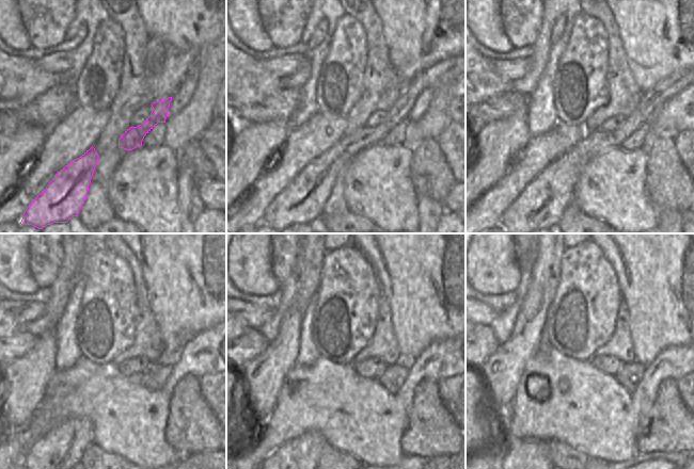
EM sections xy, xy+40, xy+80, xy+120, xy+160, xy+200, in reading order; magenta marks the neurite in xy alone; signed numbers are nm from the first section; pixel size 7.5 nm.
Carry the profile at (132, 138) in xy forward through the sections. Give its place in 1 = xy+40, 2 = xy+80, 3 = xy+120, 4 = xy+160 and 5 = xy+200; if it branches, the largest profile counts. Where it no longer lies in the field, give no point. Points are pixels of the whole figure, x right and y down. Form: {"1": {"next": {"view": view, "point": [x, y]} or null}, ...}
{"1": {"next": {"view": "xy+40", "point": [302, 200]}}, "2": {"next": {"view": "xy+80", "point": [541, 204]}}, "3": {"next": {"view": "xy+120", "point": [59, 450]}}, "4": {"next": {"view": "xy+160", "point": [304, 450]}}, "5": {"next": {"view": "xy+200", "point": [523, 450]}}}

